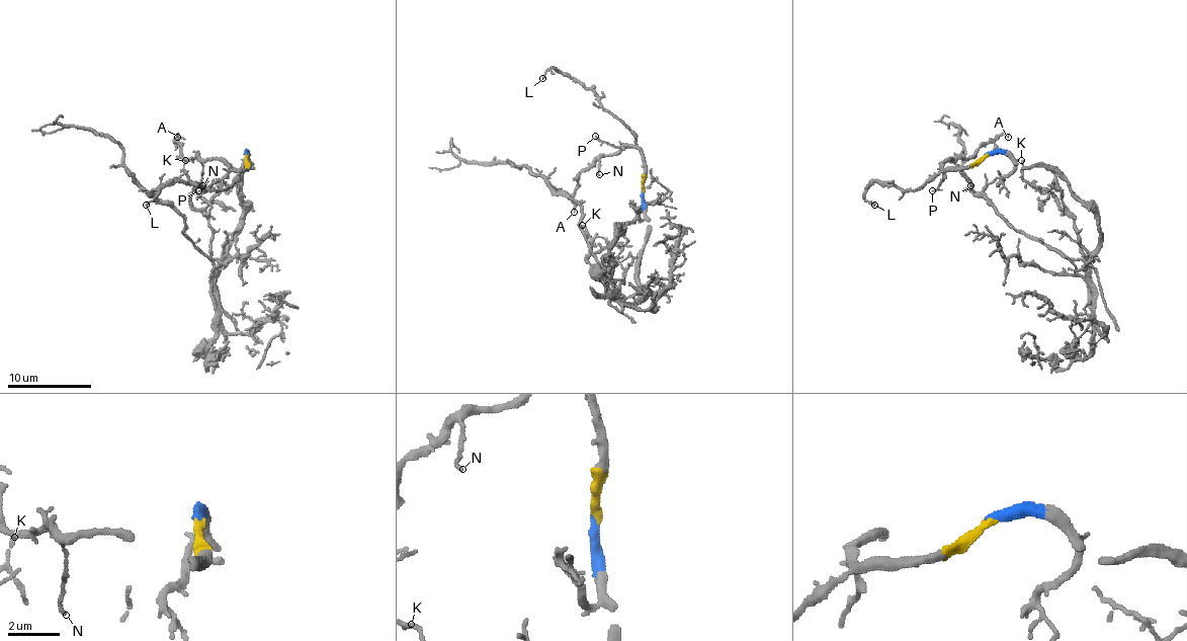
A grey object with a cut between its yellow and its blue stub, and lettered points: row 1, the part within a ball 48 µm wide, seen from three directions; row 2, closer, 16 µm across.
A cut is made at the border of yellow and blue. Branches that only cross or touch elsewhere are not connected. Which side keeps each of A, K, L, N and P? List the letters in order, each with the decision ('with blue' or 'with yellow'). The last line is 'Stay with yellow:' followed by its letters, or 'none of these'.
A: with yellow
K: with blue
L: with yellow
N: with yellow
P: with yellow
Stay with yellow: A, L, N, P

